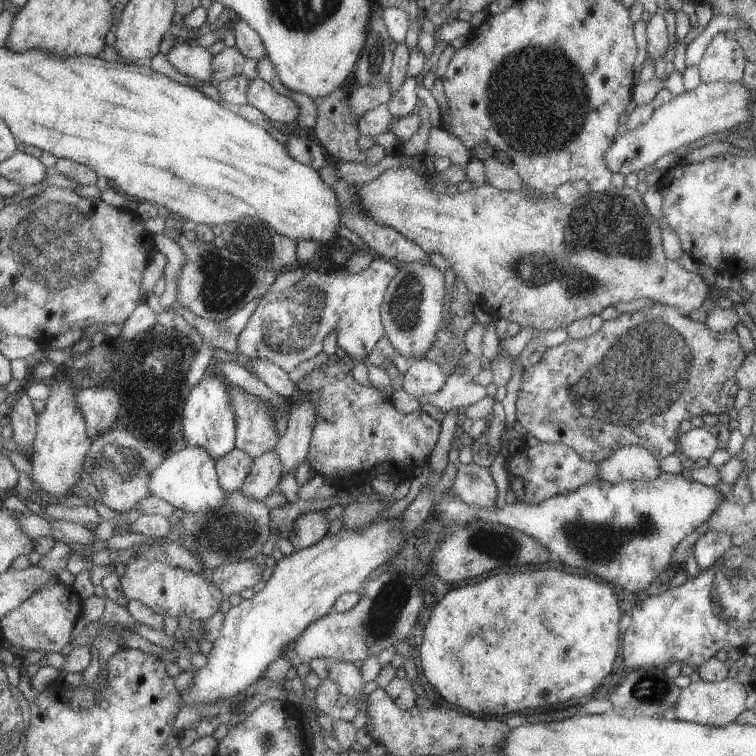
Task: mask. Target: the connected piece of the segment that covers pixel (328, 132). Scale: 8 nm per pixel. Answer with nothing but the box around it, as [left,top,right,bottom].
[311,88,385,166]

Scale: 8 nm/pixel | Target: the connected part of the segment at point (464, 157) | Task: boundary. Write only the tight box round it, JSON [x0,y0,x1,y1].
[422,129,472,167]

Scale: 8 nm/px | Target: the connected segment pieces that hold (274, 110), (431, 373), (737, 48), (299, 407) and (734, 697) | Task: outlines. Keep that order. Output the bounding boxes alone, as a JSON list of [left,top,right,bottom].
[[246,77,298,124],[401,359,446,399],[697,32,745,82],[272,401,316,472],[673,676,747,726]]

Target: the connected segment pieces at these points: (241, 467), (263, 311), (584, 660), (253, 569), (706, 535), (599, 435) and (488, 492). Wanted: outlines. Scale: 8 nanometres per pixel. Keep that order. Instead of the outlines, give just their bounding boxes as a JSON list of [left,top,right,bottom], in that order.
[[214,448,252,493],[236,256,395,373],[419,568,619,714],[210,560,262,598],[692,530,731,570],[514,303,746,463],[451,462,496,508]]

